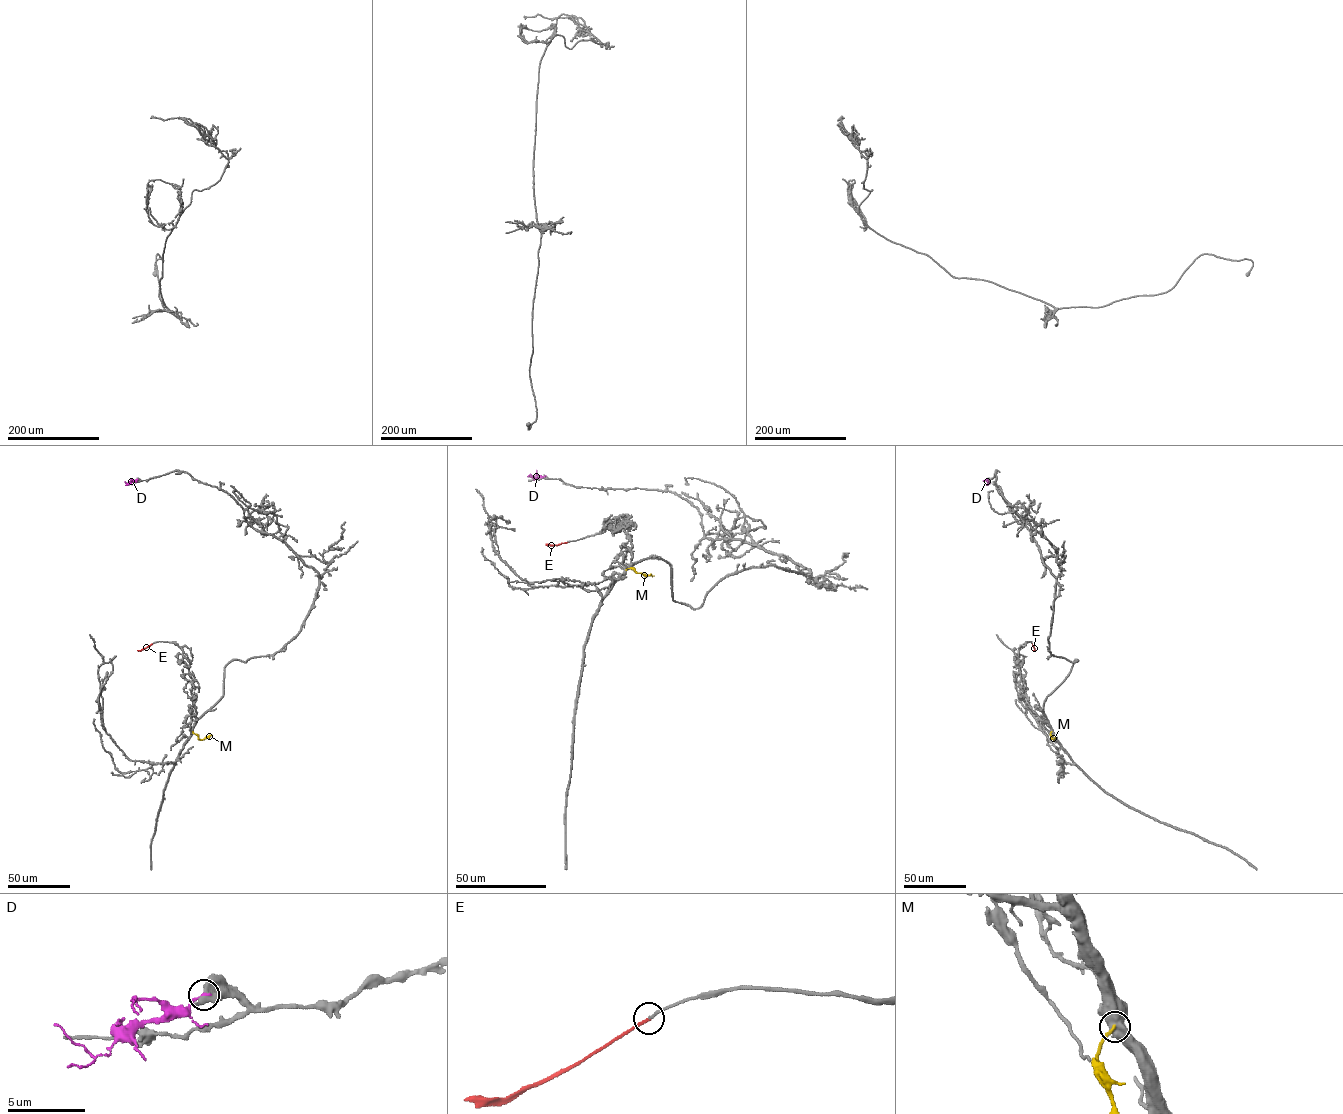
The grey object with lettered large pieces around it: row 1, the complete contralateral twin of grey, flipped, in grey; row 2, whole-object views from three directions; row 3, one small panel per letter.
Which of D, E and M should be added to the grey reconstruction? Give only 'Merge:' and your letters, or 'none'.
Merge: E

